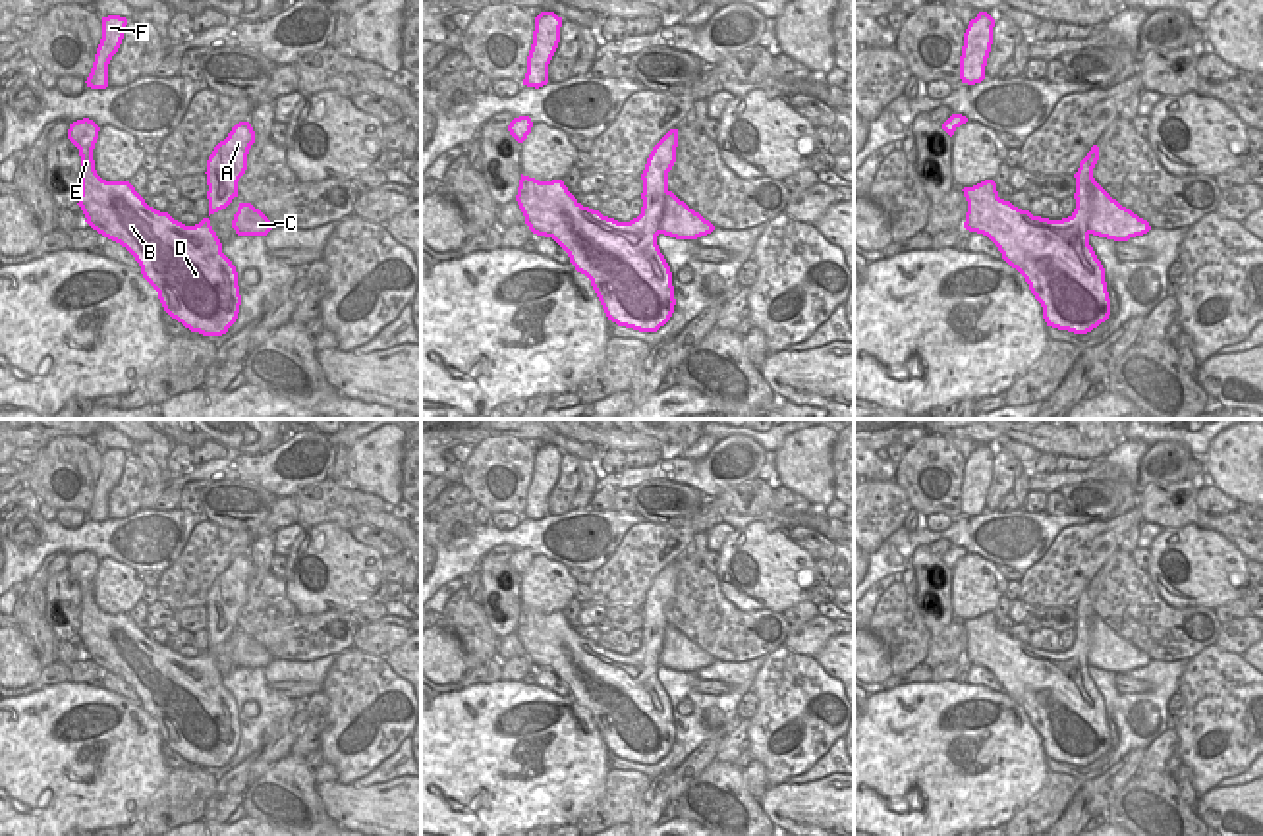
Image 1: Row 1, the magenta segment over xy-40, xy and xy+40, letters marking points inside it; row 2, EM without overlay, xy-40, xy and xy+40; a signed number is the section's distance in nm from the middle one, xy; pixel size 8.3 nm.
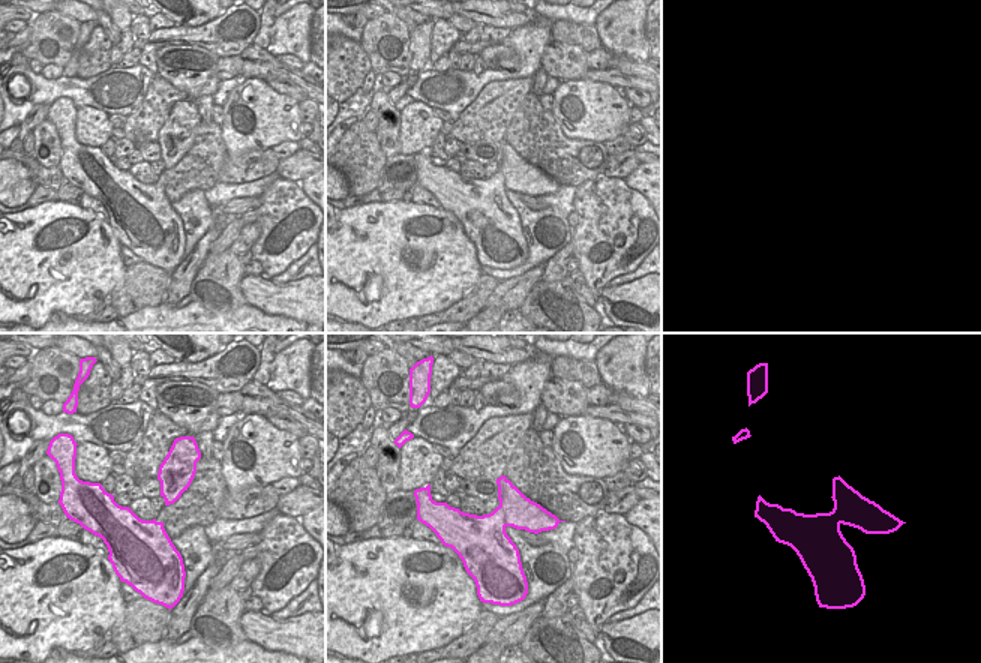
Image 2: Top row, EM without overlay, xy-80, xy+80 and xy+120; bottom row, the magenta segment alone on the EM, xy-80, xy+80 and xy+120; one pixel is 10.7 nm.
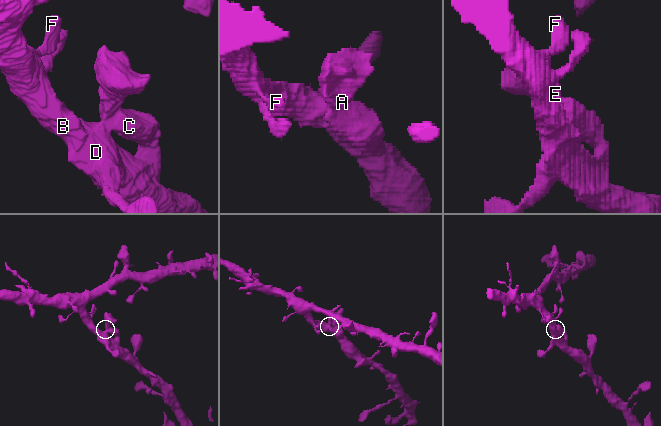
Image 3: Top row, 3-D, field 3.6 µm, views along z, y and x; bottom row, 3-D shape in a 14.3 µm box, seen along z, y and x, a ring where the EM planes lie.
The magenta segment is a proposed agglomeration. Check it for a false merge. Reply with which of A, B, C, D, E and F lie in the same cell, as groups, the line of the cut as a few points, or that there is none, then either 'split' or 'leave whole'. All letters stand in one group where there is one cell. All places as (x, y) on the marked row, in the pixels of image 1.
groups A B C D E F; cut none; leave whole

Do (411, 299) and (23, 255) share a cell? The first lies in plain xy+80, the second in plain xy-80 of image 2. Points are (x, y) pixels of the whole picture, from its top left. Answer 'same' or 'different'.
same

